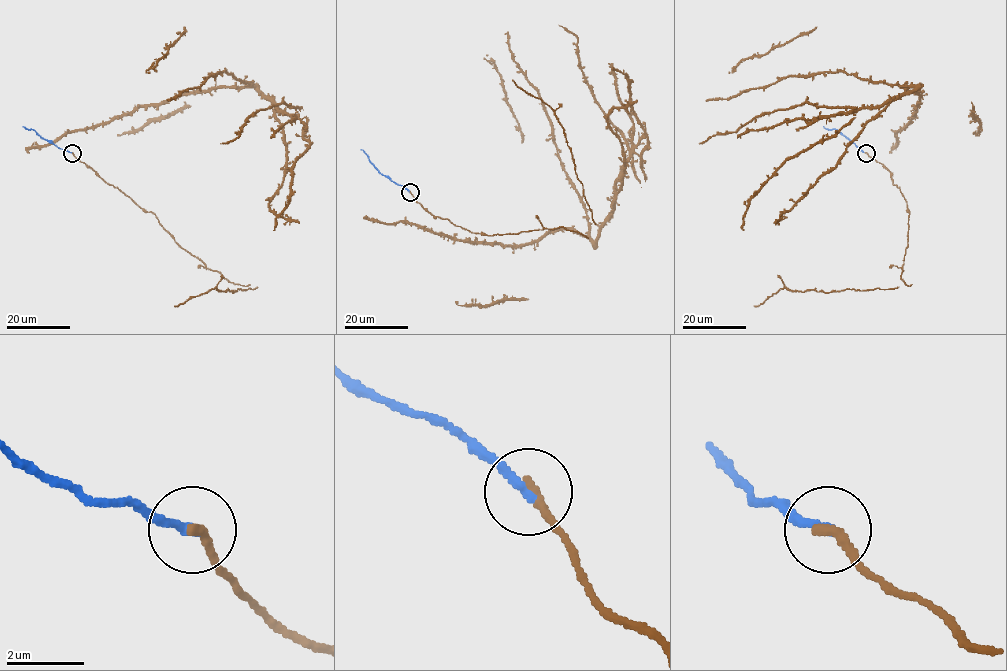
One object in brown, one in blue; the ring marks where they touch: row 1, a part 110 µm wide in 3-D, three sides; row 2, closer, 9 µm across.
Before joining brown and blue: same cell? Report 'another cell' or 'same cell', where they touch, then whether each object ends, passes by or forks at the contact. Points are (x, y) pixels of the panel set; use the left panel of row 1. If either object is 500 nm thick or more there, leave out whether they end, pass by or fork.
same cell; at (72, 153); brown ends there; blue ends there

